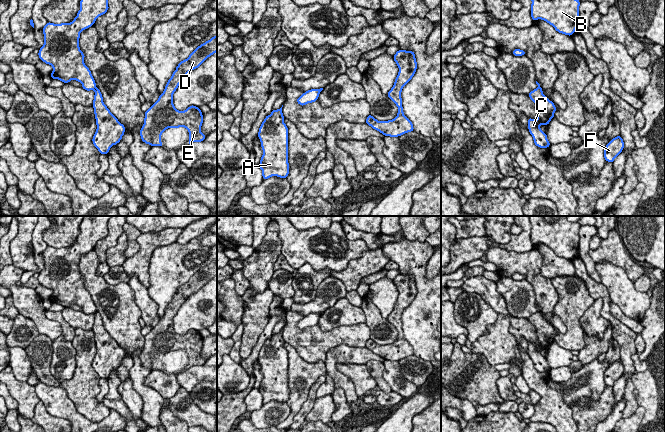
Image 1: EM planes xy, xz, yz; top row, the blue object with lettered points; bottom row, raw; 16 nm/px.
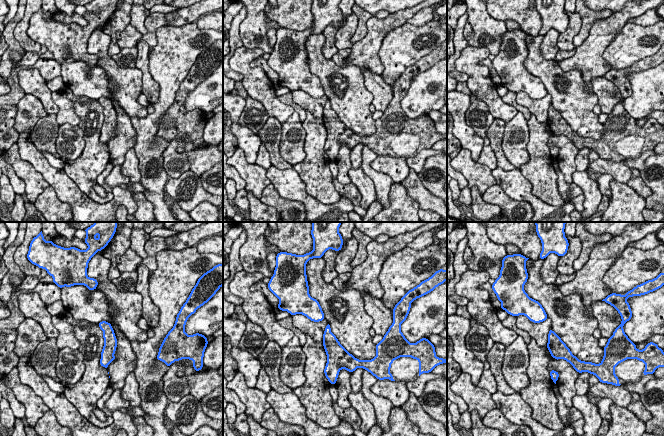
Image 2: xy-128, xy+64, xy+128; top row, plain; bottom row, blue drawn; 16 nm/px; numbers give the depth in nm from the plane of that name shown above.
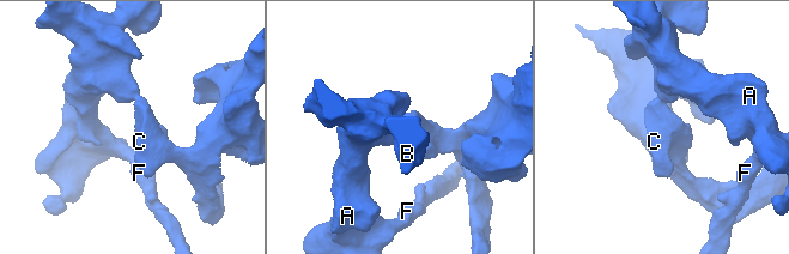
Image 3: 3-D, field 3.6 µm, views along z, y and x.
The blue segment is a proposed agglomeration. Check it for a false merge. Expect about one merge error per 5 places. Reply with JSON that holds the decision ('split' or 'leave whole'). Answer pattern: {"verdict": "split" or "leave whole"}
{"verdict": "split"}

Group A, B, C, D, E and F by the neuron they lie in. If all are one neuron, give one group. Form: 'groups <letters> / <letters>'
groups A B F / C D E

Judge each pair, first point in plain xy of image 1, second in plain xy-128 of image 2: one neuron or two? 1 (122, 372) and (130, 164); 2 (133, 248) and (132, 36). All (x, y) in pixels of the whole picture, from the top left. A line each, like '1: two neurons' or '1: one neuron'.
1: two neurons
2: two neurons

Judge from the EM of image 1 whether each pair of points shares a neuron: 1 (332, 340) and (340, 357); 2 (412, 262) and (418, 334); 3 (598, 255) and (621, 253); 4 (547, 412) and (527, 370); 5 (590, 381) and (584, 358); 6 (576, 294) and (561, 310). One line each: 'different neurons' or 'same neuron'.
1: different neurons
2: same neuron
3: same neuron
4: same neuron
5: different neurons
6: same neuron

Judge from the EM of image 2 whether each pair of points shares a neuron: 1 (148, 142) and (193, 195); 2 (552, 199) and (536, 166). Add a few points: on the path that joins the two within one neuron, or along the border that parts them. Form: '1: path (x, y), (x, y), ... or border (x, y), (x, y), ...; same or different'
1: border (168, 180), (165, 190); different
2: path (547, 191), (541, 174); same

